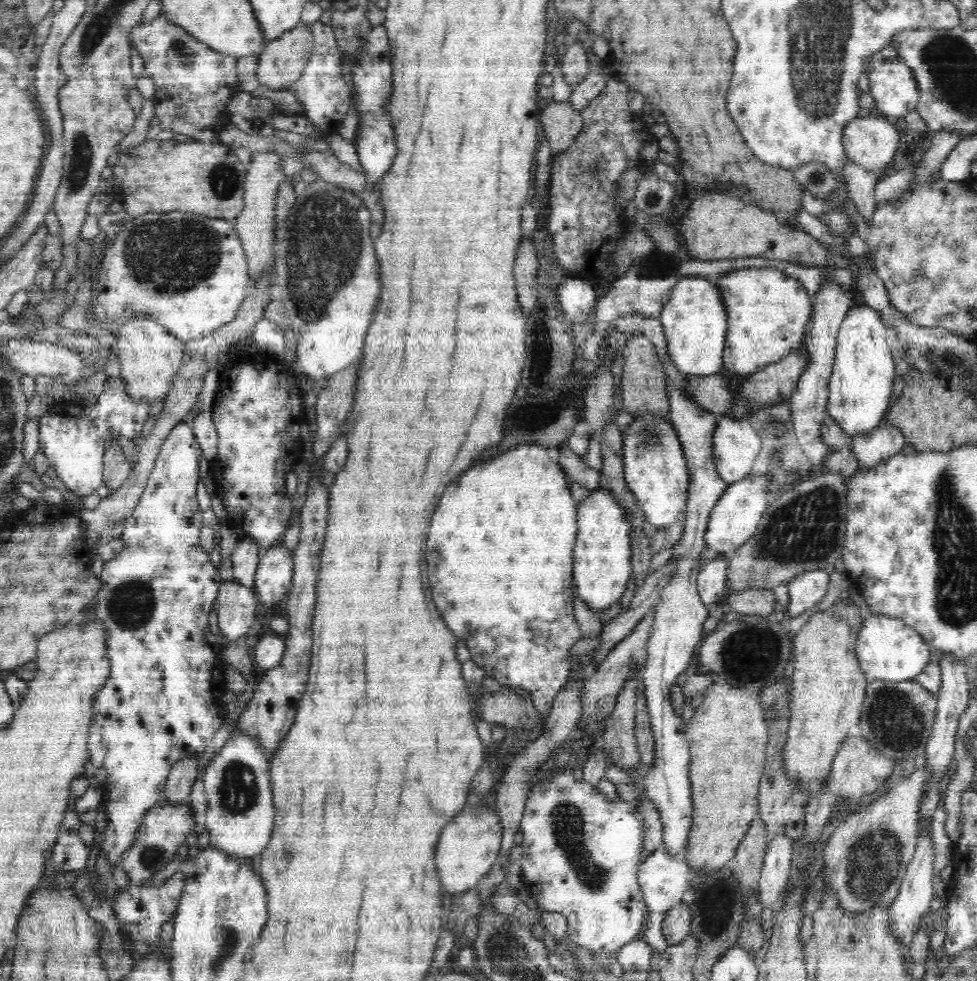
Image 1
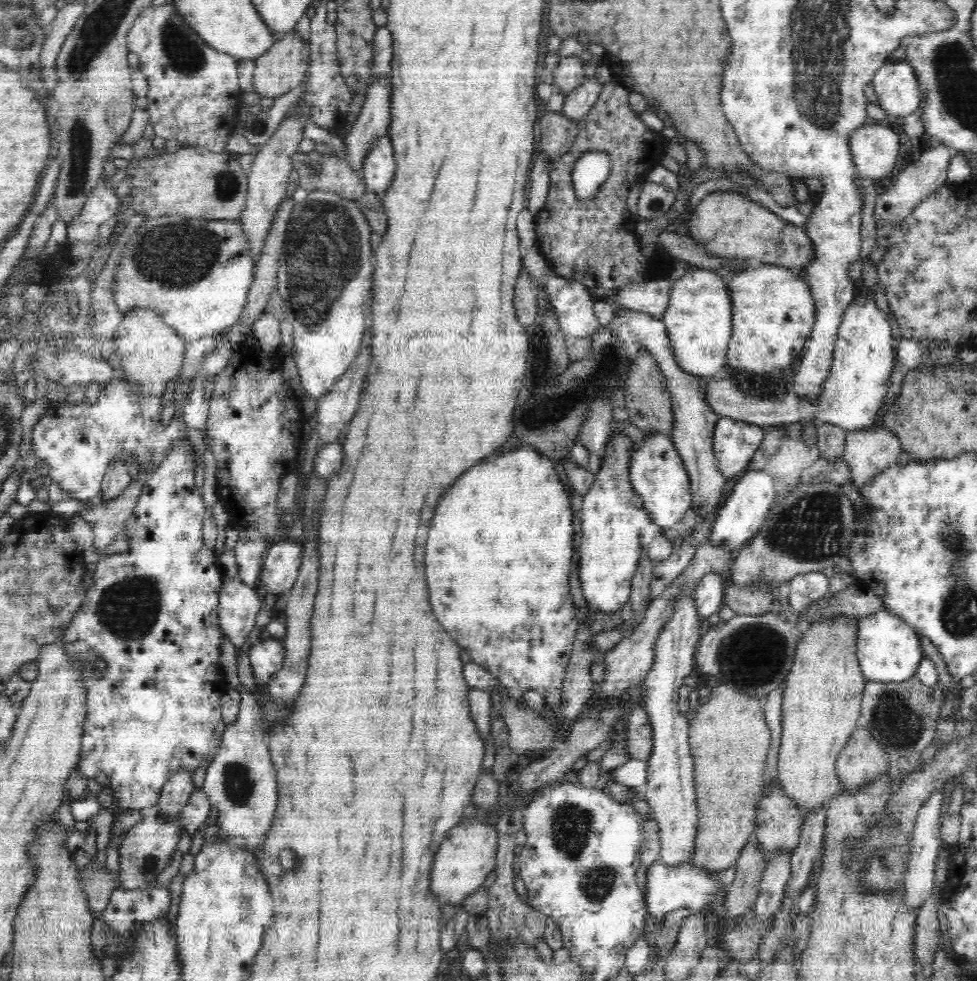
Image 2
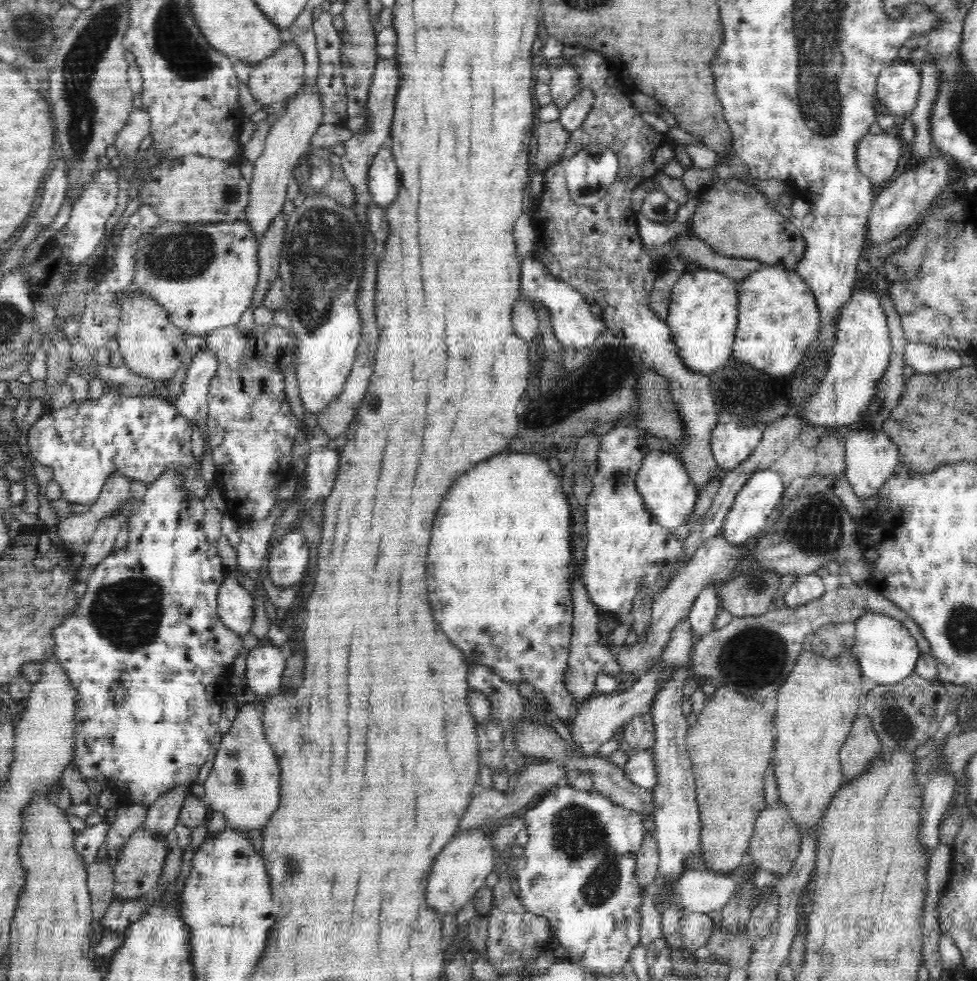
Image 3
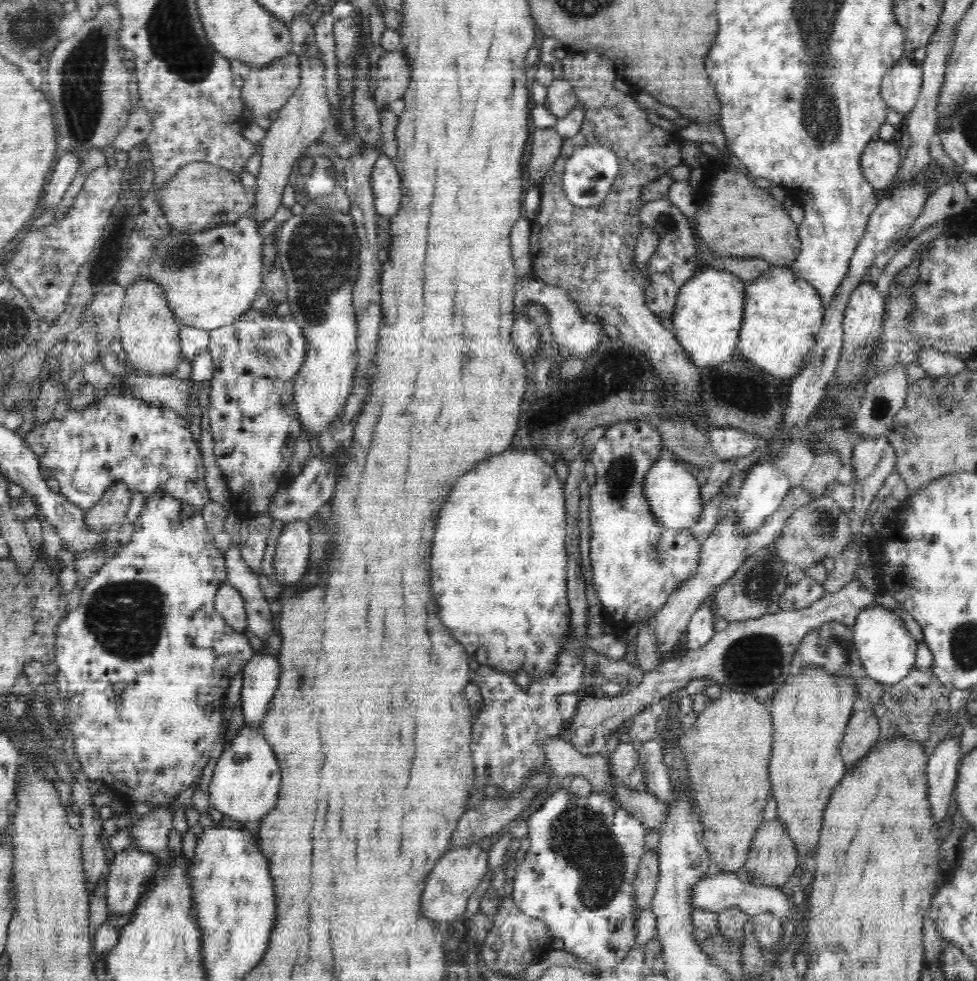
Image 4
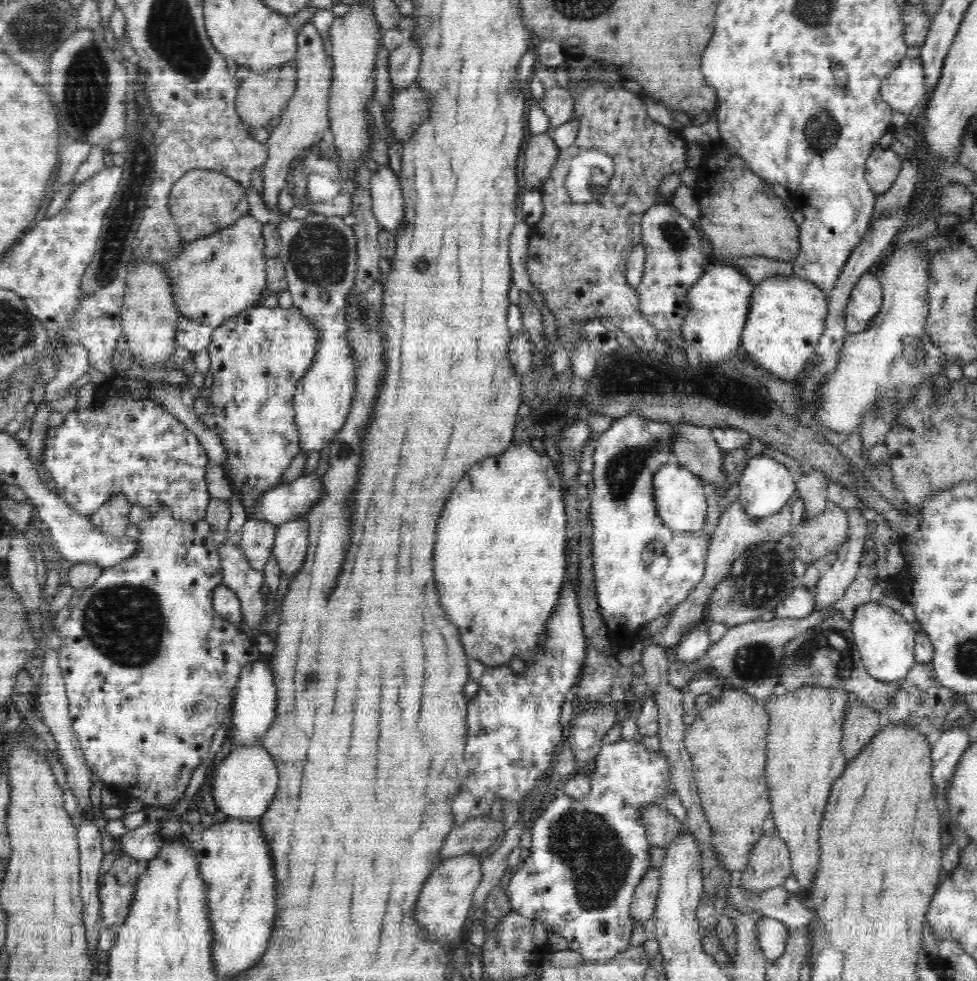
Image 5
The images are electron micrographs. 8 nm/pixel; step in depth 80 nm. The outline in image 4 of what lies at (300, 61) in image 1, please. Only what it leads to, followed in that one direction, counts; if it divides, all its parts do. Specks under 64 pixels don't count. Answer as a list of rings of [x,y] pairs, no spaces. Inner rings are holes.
[[[297,51],[286,54],[284,58],[278,58],[278,60],[270,62],[268,65],[252,68],[248,76],[244,77],[243,86],[241,86],[242,105],[250,112],[250,120],[262,118],[262,116],[268,117],[270,112],[280,110],[299,87],[300,79],[299,55]]]

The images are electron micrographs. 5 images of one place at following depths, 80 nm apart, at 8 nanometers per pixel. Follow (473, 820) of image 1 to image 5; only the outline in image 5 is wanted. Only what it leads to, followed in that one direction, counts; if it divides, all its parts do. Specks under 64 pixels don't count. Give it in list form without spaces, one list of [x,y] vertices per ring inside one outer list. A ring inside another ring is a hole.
[[[464,854],[444,858],[432,870],[420,891],[414,913],[415,921],[427,932],[429,940],[439,941],[446,948],[450,948],[455,941],[460,941],[462,926],[468,920],[468,912],[473,906],[474,891],[483,877],[481,862],[482,857]]]

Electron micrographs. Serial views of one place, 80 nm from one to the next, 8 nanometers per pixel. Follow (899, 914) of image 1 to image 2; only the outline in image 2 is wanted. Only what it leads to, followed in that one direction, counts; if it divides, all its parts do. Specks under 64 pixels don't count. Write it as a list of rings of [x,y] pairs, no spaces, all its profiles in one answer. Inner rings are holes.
[[[949,783],[944,784],[944,786],[946,787],[940,787],[929,794],[929,797],[920,807],[915,820],[915,827],[910,840],[911,852],[903,880],[904,889],[906,889],[904,895],[906,895],[907,908],[911,912],[918,912],[922,908],[922,904],[926,902],[925,900],[934,884],[934,863],[943,842],[940,838],[942,804],[945,803],[948,796]]]

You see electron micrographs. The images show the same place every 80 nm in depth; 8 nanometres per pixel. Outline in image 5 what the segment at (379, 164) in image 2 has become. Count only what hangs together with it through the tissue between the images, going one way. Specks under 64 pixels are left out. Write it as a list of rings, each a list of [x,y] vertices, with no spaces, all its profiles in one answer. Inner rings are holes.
[[[379,167],[371,179],[372,213],[380,229],[395,234],[404,218],[404,200],[399,178],[388,167]]]

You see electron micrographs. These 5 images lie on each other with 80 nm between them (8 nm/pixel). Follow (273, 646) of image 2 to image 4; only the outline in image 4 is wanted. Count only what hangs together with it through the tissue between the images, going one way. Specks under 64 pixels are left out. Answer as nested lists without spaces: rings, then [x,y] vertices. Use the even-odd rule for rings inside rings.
[[[265,650],[255,656],[243,669],[242,716],[245,724],[260,727],[270,708],[279,683],[280,659]]]

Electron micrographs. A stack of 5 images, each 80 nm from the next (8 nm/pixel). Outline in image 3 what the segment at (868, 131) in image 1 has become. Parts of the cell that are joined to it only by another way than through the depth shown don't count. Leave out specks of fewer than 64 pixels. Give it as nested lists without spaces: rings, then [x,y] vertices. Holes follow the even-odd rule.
[[[893,131],[882,134],[866,134],[857,147],[857,166],[875,189],[886,186],[898,167],[902,156],[902,142]]]

